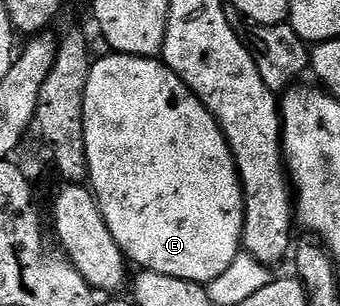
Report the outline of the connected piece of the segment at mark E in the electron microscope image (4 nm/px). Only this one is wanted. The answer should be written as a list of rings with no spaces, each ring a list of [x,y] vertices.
[[[112,53],[105,58],[96,58],[86,80],[84,97],[84,135],[86,136],[86,160],[88,161],[88,182],[98,208],[110,228],[110,236],[122,248],[125,259],[133,267],[150,272],[162,272],[162,276],[178,276],[178,280],[190,280],[207,284],[214,281],[242,253],[244,241],[244,190],[240,186],[240,173],[236,158],[222,128],[214,116],[194,96],[194,92],[159,57],[133,58],[130,54]]]

